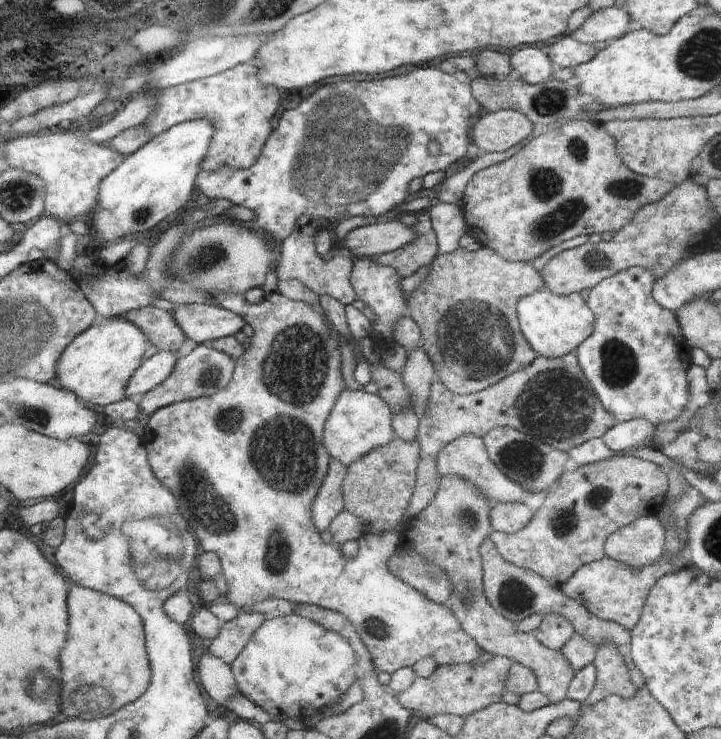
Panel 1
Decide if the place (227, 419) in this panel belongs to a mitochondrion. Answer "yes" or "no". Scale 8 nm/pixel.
yes

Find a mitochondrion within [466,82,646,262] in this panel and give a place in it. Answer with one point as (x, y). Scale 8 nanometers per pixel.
(547, 185)

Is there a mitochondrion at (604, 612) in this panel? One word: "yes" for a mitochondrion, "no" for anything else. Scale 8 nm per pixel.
no

